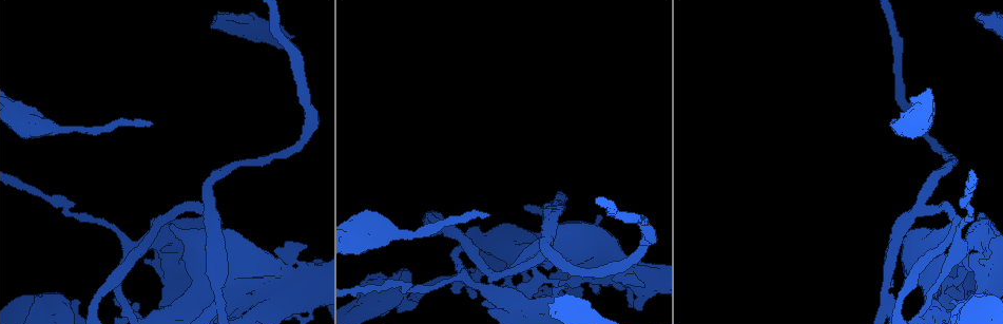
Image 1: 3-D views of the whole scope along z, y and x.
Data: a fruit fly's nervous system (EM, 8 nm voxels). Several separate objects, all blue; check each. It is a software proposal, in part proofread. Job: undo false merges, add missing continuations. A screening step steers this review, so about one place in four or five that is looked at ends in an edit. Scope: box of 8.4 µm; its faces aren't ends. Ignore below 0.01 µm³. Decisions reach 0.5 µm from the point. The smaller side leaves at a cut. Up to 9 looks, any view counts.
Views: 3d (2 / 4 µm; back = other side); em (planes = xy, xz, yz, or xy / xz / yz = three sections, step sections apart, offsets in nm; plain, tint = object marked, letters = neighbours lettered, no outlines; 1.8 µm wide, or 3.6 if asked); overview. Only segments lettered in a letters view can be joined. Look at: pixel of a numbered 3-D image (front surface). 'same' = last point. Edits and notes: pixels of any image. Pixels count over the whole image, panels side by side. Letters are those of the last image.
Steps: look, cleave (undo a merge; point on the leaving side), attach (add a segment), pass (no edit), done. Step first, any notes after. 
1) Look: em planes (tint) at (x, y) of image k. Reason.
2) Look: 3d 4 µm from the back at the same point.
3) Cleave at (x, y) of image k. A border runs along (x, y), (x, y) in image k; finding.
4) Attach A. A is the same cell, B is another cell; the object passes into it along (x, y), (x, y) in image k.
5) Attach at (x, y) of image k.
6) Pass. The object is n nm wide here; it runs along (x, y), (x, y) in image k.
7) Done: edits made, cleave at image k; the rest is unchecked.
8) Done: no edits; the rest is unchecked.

Look: em planes (letters) at (488, 213) of image 1. An open end.

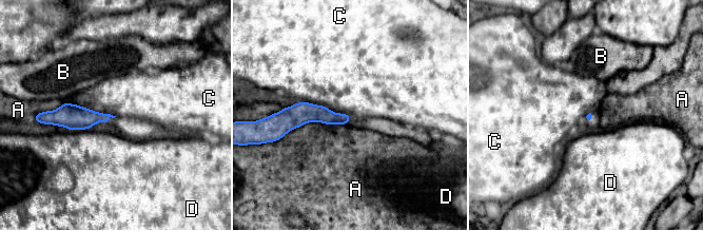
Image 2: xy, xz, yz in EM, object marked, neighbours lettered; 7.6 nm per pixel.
Pass. A, B, C and D are other cells; a border runs along (296, 101), (323, 104), (352, 116) in image 2; no lettered segment goes on from it.

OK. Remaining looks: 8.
Look: em planes (letters) at (886, 302) of image 1.

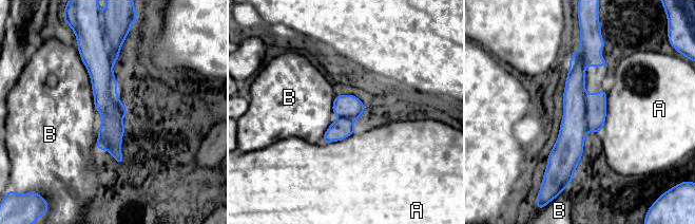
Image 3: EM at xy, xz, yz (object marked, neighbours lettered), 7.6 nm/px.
Cleave at (571, 140) of image 3. The object is 190 nm wide here; A and B are other cells; a border runs along (584, 93), (587, 131) in image 3; two neurons meet here.

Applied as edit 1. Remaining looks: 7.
Look: em planes (plain) at (397, 293) of image 1. Four or more arms meet.

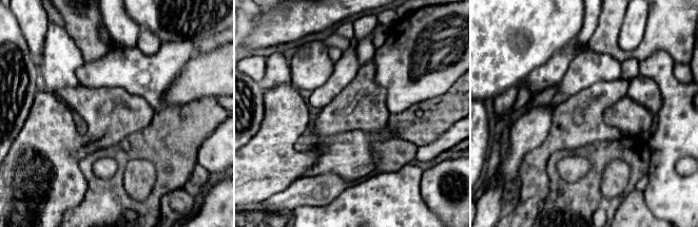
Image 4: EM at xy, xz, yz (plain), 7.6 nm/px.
Look: em planes (letters) at the same point. See the neighbours.

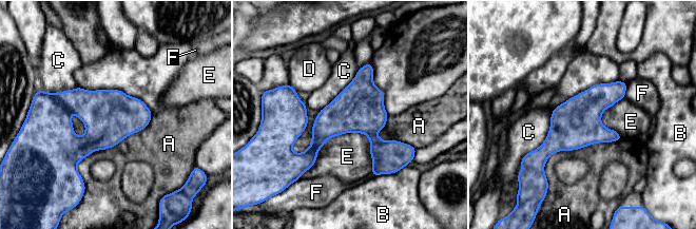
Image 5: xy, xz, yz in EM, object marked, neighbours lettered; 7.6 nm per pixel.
Pass. The object is 360 nm wide here; the longest contact is with A, 750 nm; A, B, C, D, E and F are other cells; all the same neuron.

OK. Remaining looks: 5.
Look: em planes (letters) at (982, 267) of image 1. Abrupt turn.

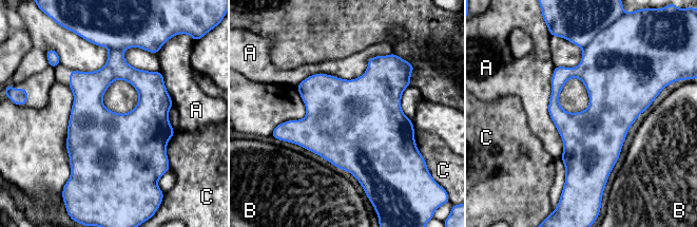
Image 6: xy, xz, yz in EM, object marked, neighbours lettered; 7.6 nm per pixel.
Pass. A, B and C are other cells; a border runs along (389, 54), (296, 87) in image 6; all the same neuron.

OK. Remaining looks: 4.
Done: edits made, cleave at image 3; the rest is unchecked.

